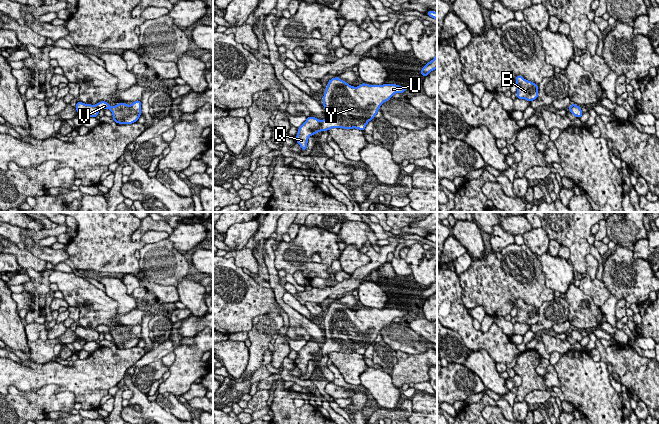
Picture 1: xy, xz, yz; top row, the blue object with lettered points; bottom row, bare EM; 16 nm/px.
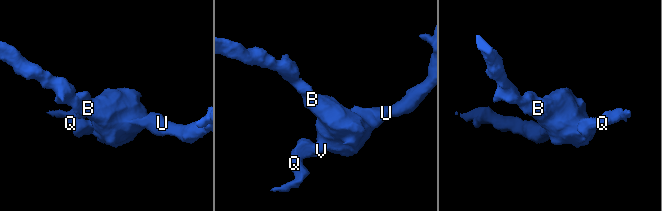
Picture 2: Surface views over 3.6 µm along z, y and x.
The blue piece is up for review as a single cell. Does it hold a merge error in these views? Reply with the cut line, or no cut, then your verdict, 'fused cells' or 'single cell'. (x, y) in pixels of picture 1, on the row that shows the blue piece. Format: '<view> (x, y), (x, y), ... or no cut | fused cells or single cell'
xz (321, 121), (320, 130) | fused cells

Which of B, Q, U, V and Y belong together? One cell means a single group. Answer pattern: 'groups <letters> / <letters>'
groups B U V Y / Q

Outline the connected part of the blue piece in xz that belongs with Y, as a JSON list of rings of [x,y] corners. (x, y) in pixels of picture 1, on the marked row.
[[[339,77],[328,81],[323,96],[326,118],[321,121],[321,131],[334,127],[359,129],[364,131],[366,125],[377,114],[379,107],[396,93],[403,93],[407,86],[396,84],[369,85],[362,83],[354,87]]]

